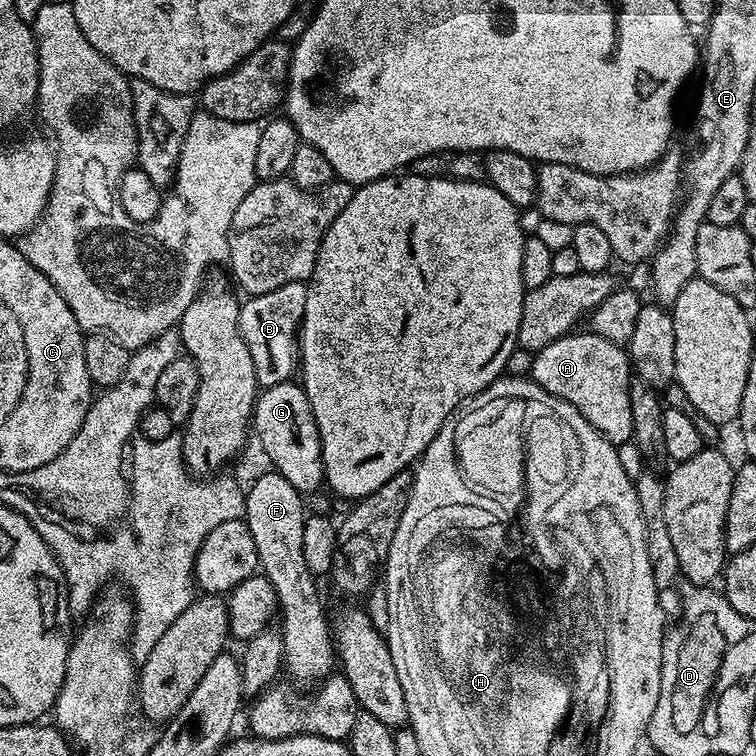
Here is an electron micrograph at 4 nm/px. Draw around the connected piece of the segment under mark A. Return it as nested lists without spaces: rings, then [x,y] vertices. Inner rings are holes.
[[[590,330],[580,331],[558,338],[541,352],[535,353],[531,379],[542,386],[548,395],[570,402],[570,406],[578,410],[581,418],[598,435],[617,446],[627,445],[632,438],[630,386],[634,379],[634,369],[627,351]]]

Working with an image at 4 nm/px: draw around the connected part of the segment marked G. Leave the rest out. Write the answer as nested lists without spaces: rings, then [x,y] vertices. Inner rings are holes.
[[[296,382],[275,384],[263,389],[256,397],[254,436],[260,439],[264,452],[275,471],[290,482],[301,494],[309,494],[325,483],[324,455],[320,445],[318,426],[303,387]]]

